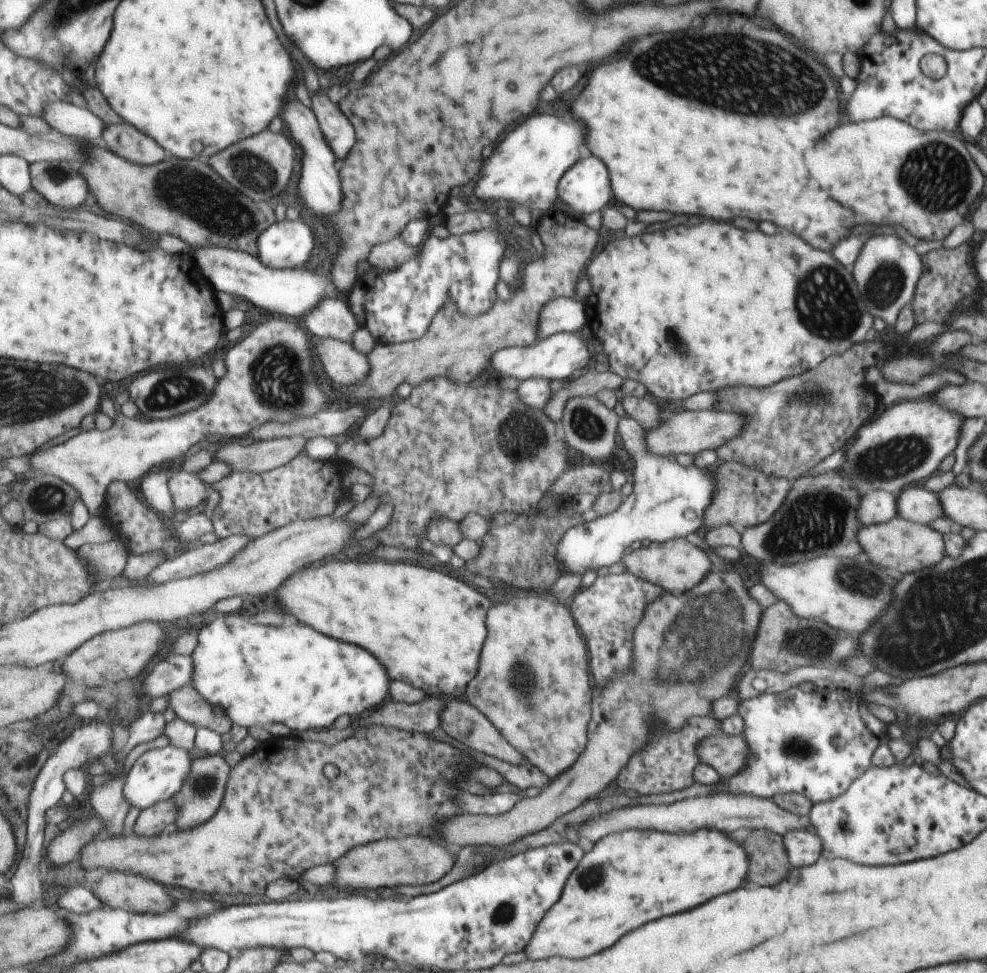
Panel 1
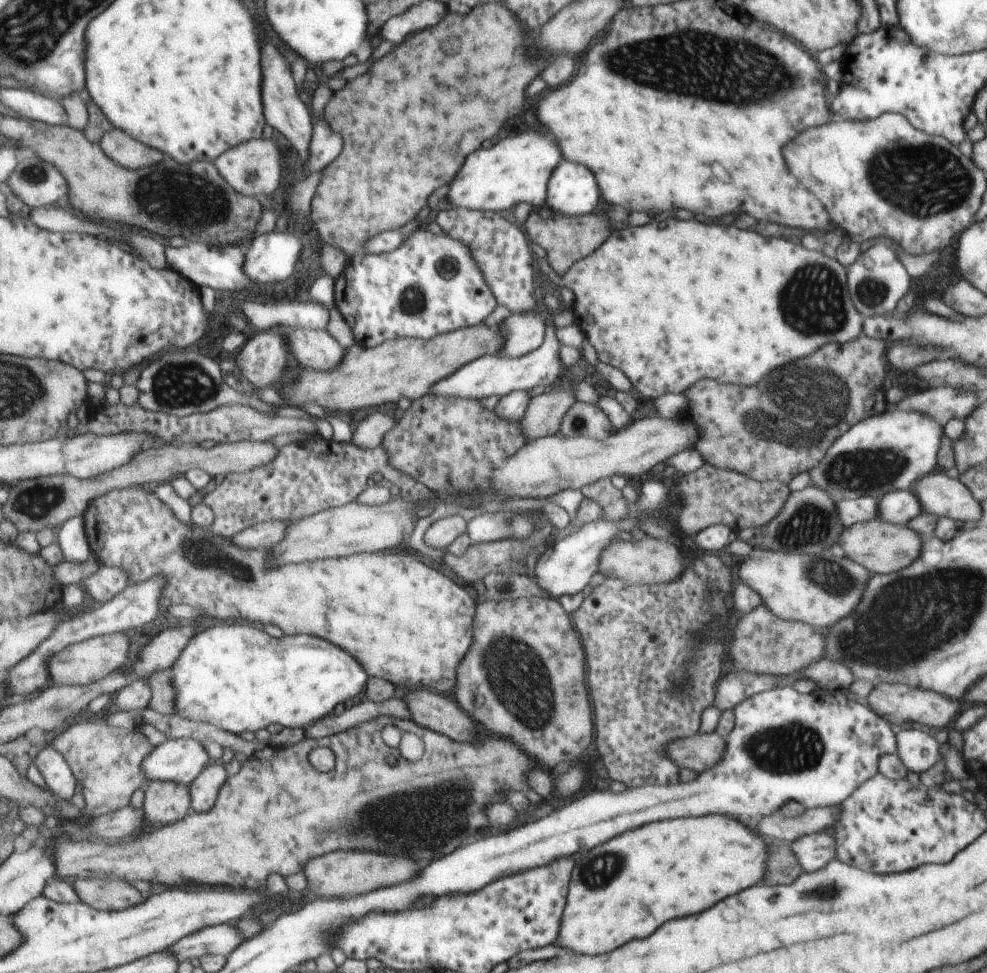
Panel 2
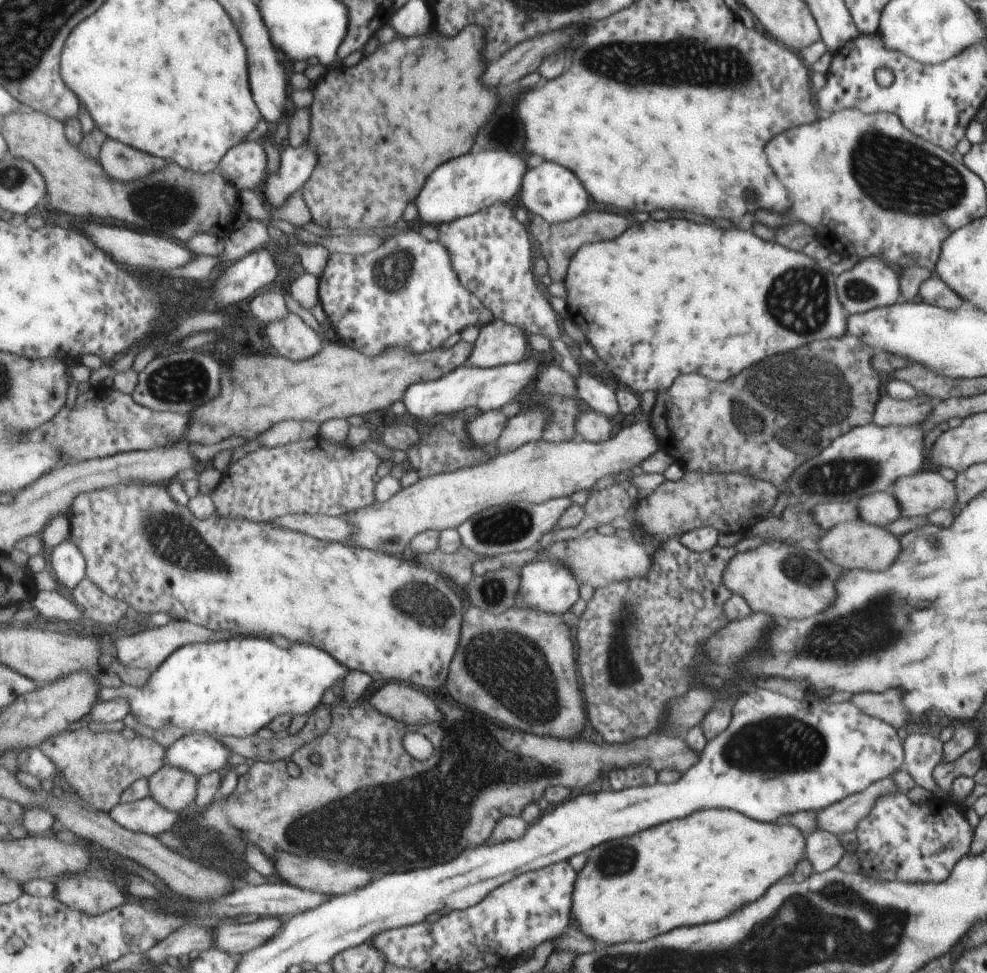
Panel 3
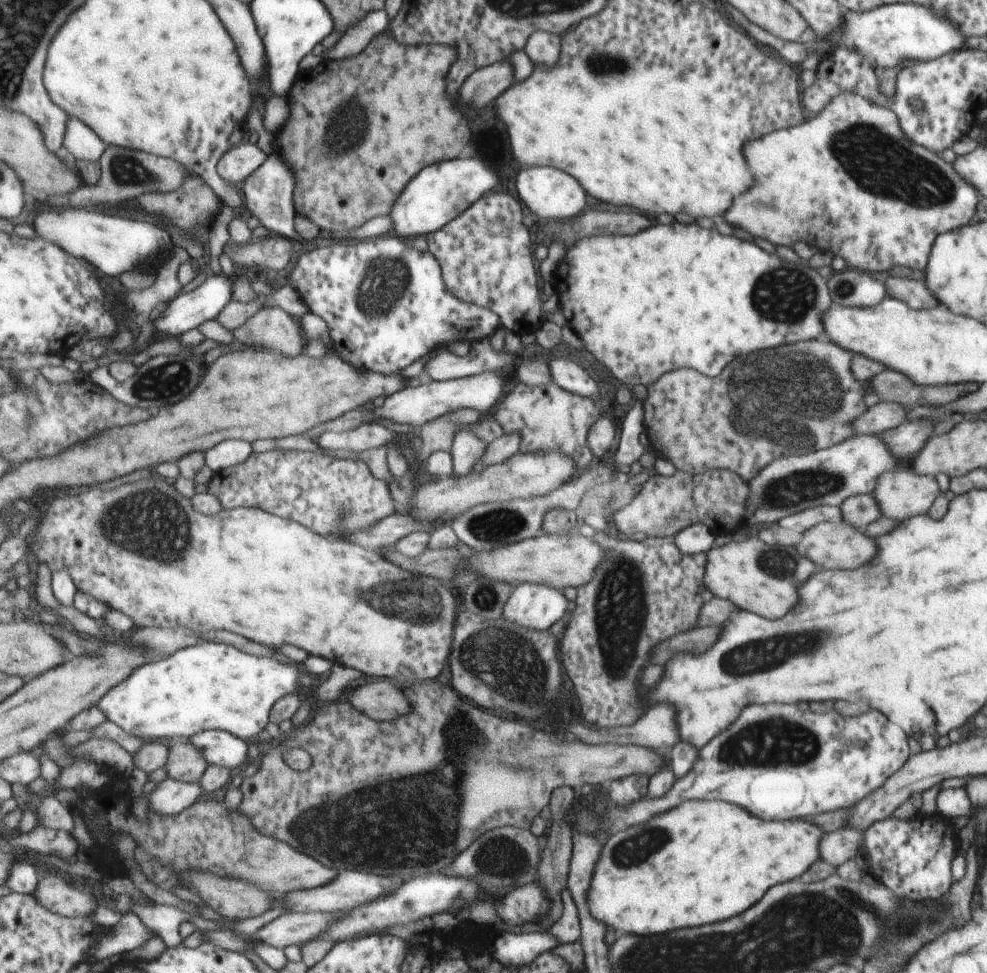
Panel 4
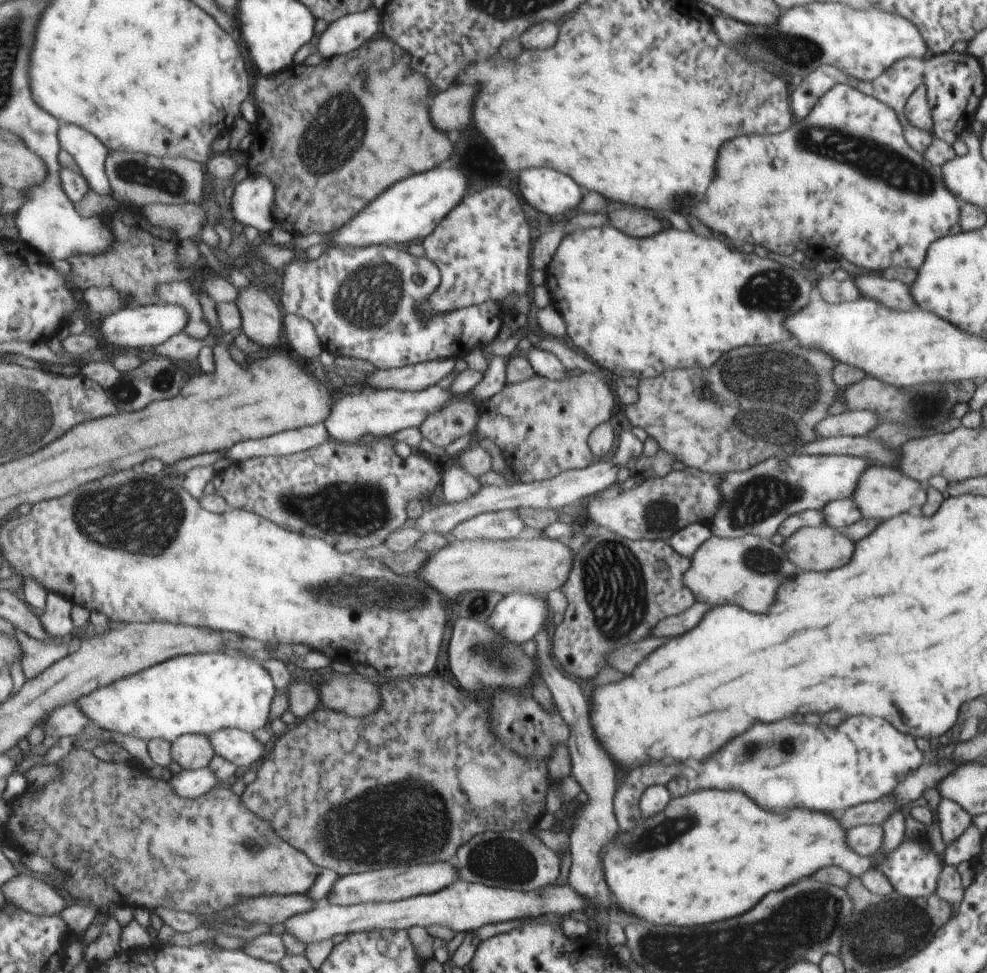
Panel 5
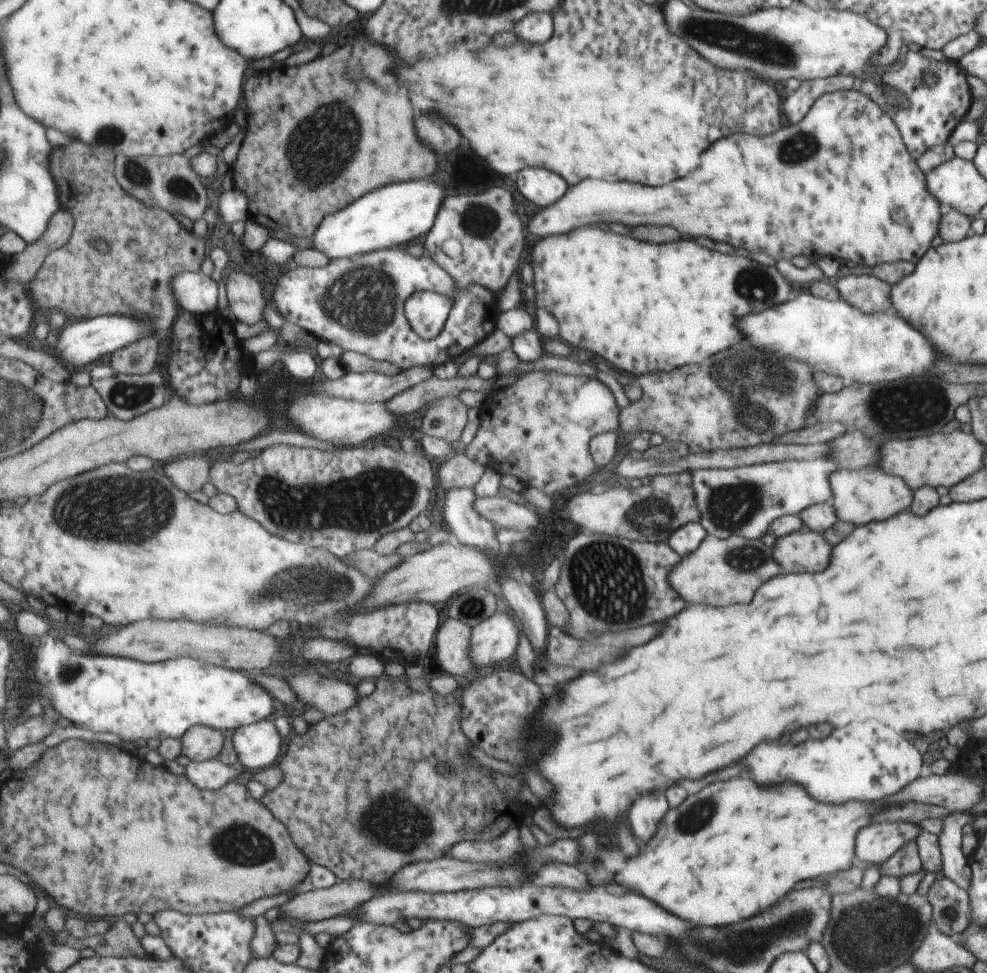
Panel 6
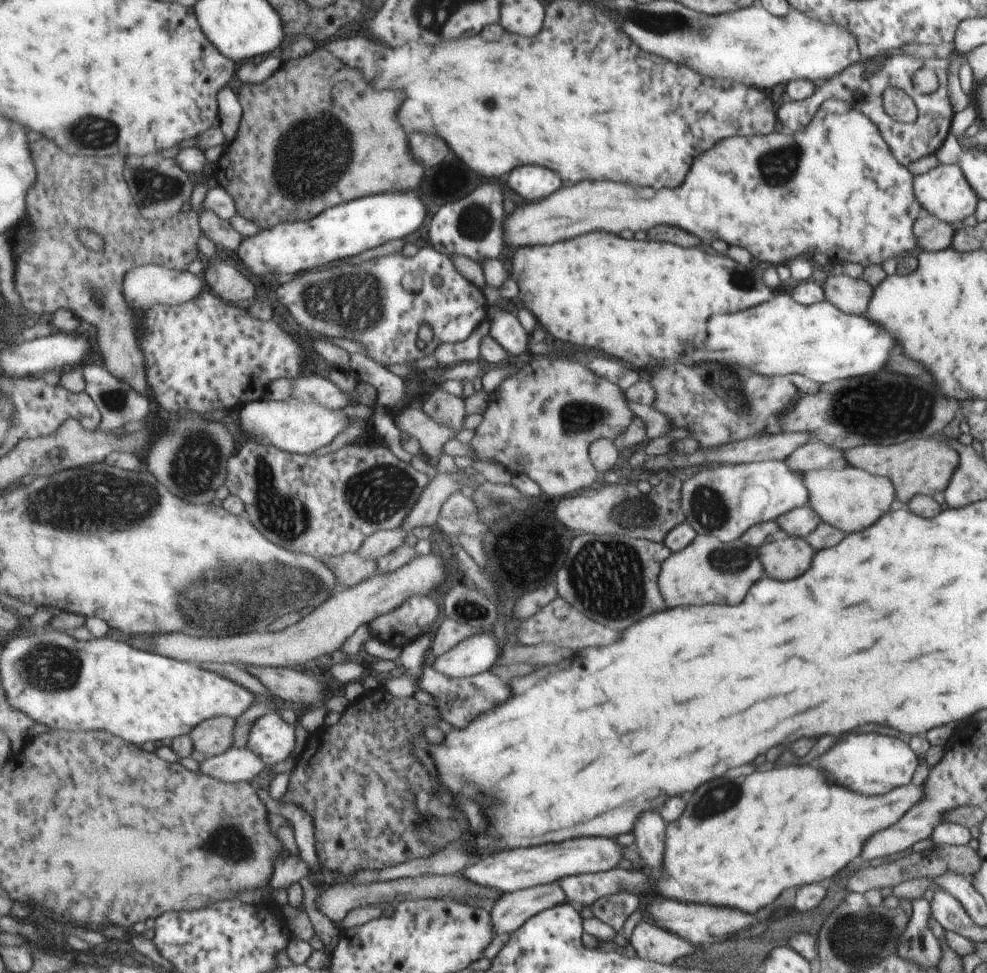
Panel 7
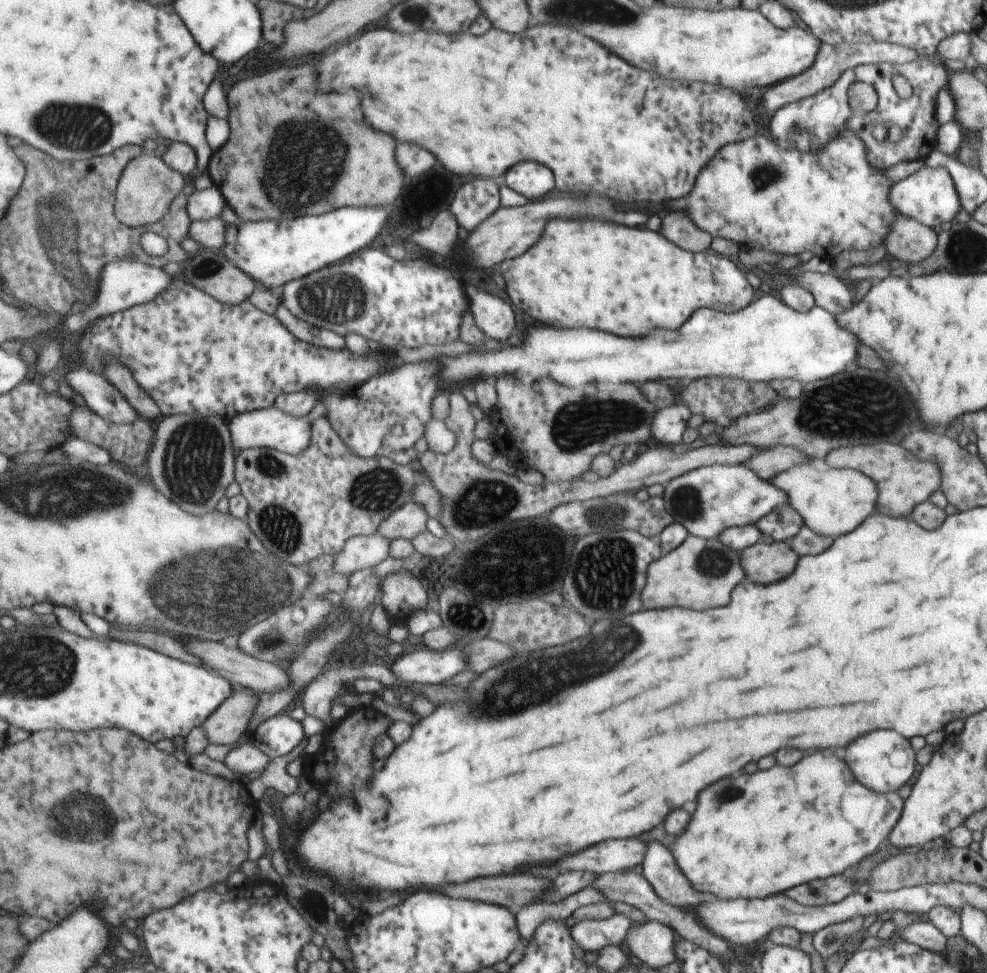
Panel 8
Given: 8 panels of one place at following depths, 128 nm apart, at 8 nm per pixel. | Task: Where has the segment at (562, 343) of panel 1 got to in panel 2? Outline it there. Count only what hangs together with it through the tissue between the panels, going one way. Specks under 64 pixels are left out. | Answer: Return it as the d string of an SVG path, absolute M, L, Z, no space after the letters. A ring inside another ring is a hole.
M548 326L544 343L537 350L520 357L485 355L460 369L455 375L438 382L428 393L480 401L492 395L497 394L502 398L510 392L529 391L532 388L538 388L538 386L551 388L552 382L556 382L564 370L564 364L560 358L560 348L562 348L560 342L554 328Z

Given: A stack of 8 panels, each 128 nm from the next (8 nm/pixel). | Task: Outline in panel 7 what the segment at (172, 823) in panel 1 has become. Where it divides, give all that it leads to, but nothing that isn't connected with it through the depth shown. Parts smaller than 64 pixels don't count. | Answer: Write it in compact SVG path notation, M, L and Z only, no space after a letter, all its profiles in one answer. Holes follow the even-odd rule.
M216 716L204 721L191 732L196 742L196 750L215 757L228 752L236 744L238 718Z

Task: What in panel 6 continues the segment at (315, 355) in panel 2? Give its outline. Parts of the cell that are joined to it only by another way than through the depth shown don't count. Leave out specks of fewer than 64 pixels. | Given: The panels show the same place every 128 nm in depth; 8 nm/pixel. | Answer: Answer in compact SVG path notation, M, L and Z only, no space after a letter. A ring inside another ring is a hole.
M242 270L229 271L226 282L230 308L238 320L256 326L266 320L266 296L262 284Z

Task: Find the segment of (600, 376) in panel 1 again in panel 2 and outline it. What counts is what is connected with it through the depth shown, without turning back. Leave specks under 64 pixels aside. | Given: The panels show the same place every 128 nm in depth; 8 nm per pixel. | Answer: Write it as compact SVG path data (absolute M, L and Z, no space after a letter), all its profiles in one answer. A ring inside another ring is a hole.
M560 388L531 398L528 409L520 420L527 440L550 437L560 433L565 413L576 403L575 390Z

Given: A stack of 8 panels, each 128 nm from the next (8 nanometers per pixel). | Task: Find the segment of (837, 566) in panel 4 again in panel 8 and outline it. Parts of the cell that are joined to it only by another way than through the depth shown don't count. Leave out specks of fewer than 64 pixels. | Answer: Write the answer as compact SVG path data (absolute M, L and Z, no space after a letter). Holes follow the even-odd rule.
M760 540L740 552L746 579L758 580L758 584L770 584L788 578L794 572L800 558L786 541L767 544Z

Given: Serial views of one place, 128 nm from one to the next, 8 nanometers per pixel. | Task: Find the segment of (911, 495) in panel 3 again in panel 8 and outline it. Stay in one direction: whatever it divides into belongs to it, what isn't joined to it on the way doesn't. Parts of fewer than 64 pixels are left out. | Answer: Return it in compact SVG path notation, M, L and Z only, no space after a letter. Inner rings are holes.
M796 464L768 479L788 494L787 505L804 520L804 524L824 536L838 537L860 526L876 508L879 485L856 469L818 470L812 464Z

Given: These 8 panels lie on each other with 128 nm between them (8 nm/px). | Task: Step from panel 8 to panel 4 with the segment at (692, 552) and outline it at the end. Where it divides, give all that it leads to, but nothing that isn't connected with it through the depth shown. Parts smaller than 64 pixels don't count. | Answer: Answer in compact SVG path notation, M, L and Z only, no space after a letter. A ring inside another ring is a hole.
M752 534L746 540L730 540L706 552L706 569L702 582L716 598L730 600L739 609L767 617L782 618L800 602L800 584L820 570L814 562L800 556L794 547L766 544Z

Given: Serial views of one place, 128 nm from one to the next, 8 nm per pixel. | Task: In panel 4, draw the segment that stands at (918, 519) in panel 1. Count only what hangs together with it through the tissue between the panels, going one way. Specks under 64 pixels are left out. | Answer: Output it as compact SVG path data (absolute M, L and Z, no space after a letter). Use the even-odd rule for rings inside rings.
M871 494L853 496L844 500L839 507L842 512L842 521L859 530L863 530L874 520L882 517L878 502L872 498Z

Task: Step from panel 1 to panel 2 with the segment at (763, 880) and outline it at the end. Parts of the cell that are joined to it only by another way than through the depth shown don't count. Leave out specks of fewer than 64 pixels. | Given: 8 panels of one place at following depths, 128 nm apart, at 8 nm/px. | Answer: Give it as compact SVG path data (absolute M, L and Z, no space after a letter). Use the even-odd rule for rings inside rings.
M774 842L767 846L767 874L764 884L788 884L803 869L797 862L791 844Z

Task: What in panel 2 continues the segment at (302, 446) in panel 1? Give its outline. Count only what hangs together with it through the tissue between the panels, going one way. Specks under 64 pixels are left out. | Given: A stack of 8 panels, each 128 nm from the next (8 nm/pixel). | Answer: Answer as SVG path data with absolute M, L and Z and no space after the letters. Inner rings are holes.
M245 441L227 443L204 448L196 443L168 444L156 446L139 455L130 465L116 471L82 480L76 475L54 475L20 482L11 488L8 501L1 506L4 517L11 520L18 532L40 532L44 528L62 528L72 518L85 516L95 499L115 489L129 487L157 487L172 483L177 477L187 475L190 470L200 468L215 476L231 473L250 473L274 463L281 454L274 442Z

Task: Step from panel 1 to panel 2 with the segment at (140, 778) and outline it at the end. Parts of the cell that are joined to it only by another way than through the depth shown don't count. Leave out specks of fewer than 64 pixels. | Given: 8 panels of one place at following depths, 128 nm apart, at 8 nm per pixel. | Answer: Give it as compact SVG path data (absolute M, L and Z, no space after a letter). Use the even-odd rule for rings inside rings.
M198 738L170 739L144 762L144 772L151 782L178 782L192 785L209 765L210 752Z

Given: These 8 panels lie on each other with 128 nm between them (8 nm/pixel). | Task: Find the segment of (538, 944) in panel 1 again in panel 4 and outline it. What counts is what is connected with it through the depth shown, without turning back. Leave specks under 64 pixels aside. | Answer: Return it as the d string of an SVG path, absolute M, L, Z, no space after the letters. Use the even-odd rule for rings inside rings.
M686 800L680 806L672 808L666 812L668 816L660 816L656 818L652 824L644 824L644 826L636 826L636 828L628 828L624 832L614 834L602 848L602 854L598 858L588 894L586 894L586 904L592 916L596 916L598 922L606 924L612 930L620 930L624 934L660 934L660 932L668 932L674 928L690 928L690 926L702 926L702 924L712 924L712 922L720 922L726 918L732 918L736 914L742 914L744 910L748 910L750 906L754 906L756 902L762 900L762 896L766 894L766 890L774 884L780 882L788 882L794 880L796 876L802 876L810 870L810 866L821 859L820 842L824 840L826 832L822 832L816 824L808 819L803 820L786 820L786 821L768 821L754 816L748 812L746 808L738 808L730 802L724 800Z

